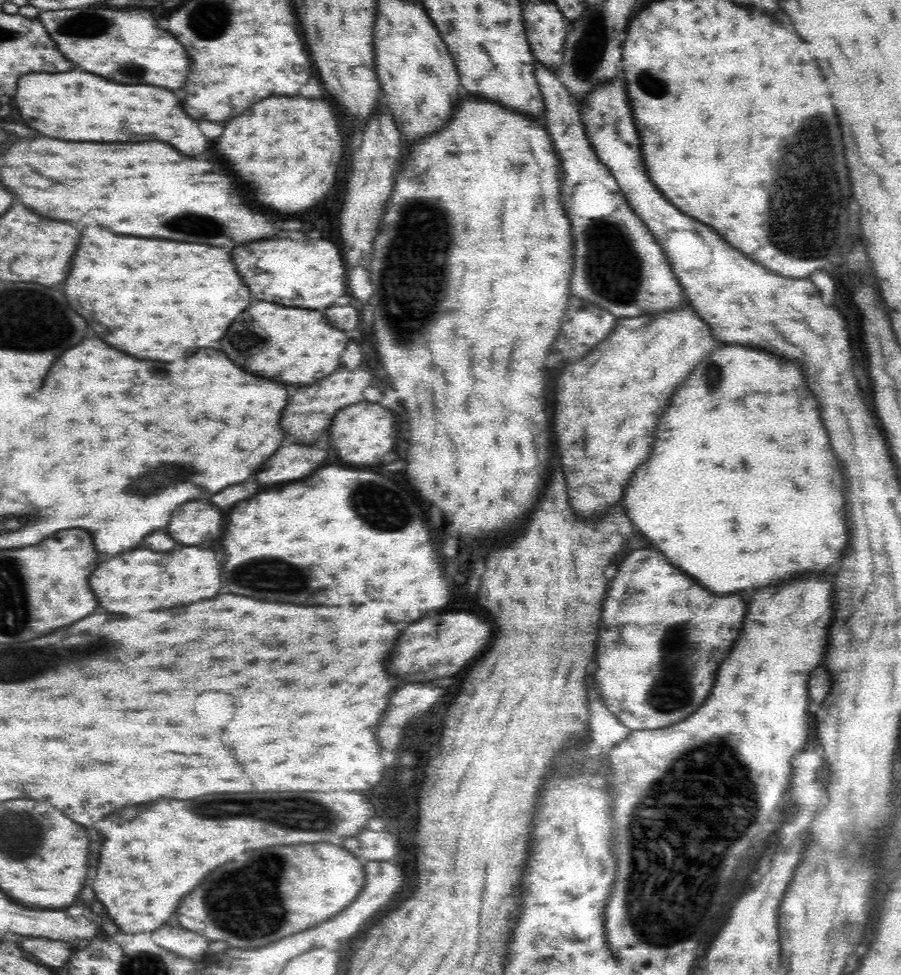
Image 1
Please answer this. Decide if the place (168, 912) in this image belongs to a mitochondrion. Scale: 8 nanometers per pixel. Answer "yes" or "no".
no

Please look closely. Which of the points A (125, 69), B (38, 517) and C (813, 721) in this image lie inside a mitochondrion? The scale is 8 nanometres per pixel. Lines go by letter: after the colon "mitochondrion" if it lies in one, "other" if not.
A: mitochondrion
B: mitochondrion
C: other

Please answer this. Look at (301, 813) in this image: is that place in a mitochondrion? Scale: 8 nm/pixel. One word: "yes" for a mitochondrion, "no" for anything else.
yes

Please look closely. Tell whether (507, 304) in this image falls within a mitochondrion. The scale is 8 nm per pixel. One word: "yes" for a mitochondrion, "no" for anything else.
no

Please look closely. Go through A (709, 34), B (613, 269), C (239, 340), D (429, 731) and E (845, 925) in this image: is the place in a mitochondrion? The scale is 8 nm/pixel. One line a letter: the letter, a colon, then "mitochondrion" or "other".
A: other
B: mitochondrion
C: mitochondrion
D: other
E: mitochondrion

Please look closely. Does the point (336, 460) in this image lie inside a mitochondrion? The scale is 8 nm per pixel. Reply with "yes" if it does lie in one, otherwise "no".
no

